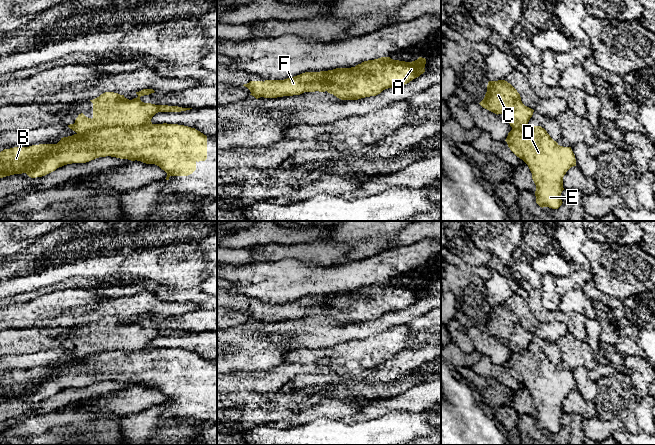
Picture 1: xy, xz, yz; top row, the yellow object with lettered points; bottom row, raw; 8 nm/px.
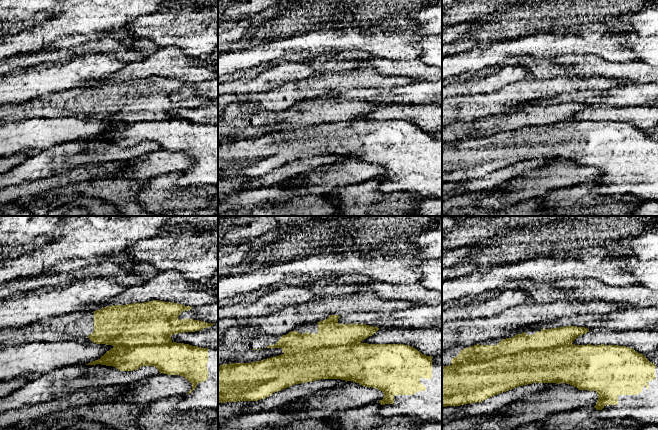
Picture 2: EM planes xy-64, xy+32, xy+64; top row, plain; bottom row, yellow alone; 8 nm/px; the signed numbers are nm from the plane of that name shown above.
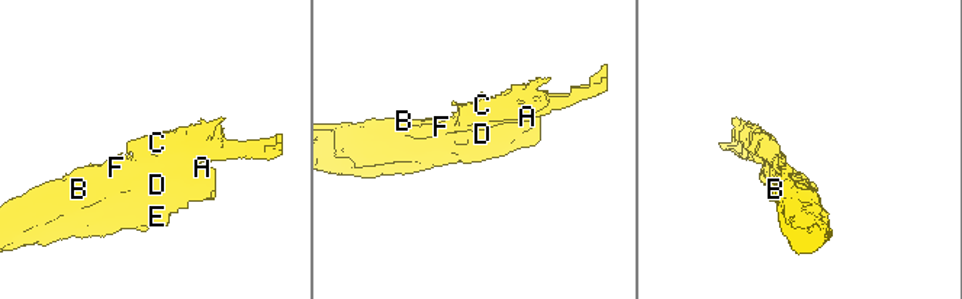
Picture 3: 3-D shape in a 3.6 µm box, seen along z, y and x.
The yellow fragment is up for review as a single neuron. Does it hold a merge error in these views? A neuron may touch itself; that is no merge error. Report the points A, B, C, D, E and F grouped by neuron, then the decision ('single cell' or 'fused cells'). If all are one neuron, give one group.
A B D E / C F | fused cells

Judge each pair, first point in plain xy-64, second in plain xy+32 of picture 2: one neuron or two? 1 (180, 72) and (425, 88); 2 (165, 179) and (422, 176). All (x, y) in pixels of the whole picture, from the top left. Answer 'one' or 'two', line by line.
1: two
2: two

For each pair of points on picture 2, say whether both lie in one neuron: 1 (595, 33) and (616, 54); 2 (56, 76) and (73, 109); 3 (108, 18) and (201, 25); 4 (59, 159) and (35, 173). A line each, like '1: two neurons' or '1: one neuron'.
1: two neurons
2: two neurons
3: two neurons
4: one neuron

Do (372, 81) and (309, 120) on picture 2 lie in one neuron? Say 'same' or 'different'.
different

